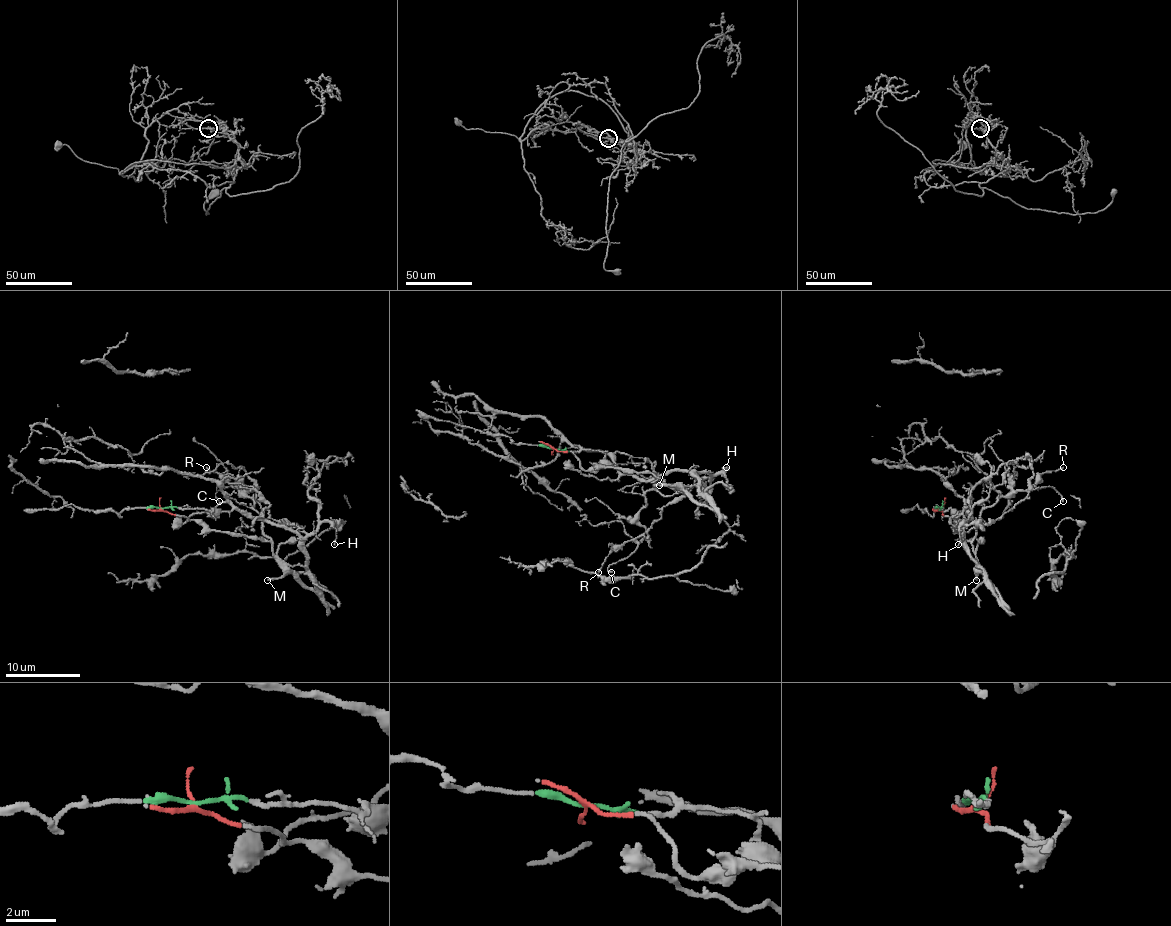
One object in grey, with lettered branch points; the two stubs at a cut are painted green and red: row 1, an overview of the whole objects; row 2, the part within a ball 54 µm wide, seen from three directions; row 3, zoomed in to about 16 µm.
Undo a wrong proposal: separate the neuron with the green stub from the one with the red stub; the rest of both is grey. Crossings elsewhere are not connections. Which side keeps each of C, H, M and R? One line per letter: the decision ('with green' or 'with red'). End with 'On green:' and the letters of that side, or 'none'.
C: with red
H: with green
M: with red
R: with red
On green: H

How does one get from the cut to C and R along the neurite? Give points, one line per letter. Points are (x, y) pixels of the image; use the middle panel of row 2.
C: (553, 448), (585, 471), (656, 478), (639, 512), (637, 547), (611, 571)
R: (553, 448), (570, 452), (585, 471), (604, 467), (656, 478), (639, 512), (645, 530), (619, 545), (598, 571)

